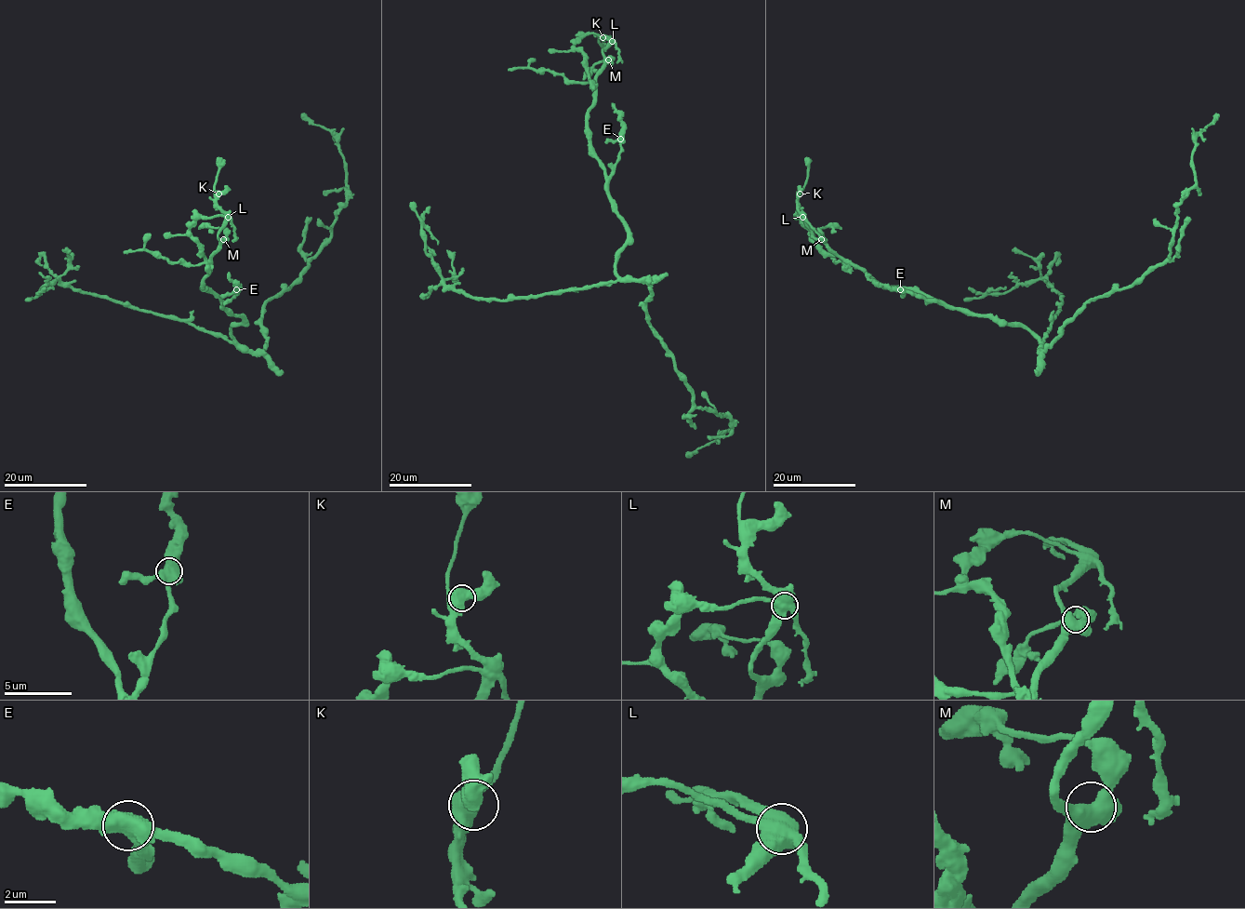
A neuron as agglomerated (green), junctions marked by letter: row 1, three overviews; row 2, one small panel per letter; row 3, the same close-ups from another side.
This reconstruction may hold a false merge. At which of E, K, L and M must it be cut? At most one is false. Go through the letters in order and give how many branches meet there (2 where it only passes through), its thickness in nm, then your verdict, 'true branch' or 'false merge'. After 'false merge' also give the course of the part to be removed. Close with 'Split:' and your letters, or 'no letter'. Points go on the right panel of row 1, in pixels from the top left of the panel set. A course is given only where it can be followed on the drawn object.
E: branches 5; calibre 700 nm; true branch
K: branches 4; calibre 550 nm; true branch
L: branches 4; calibre 650 nm; false merge; course (802, 217), (796, 217), (817, 245), (827, 252), (837, 254), (851, 273)
M: branches 4; calibre 480 nm; true branch
Split: L

